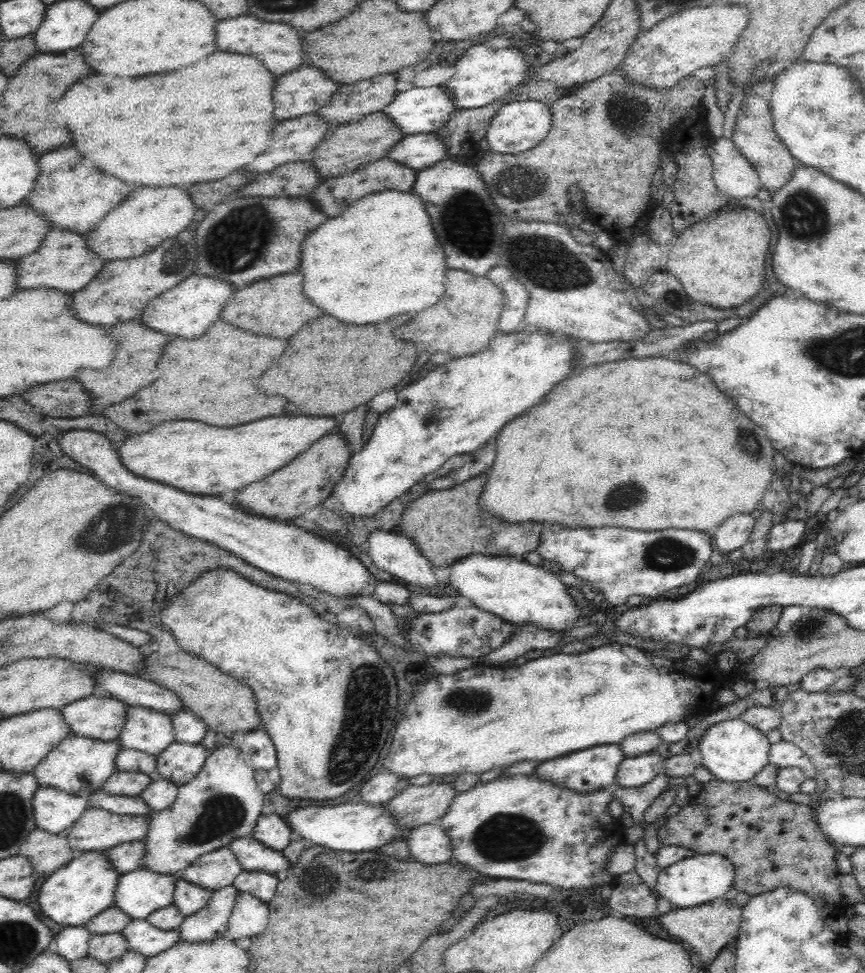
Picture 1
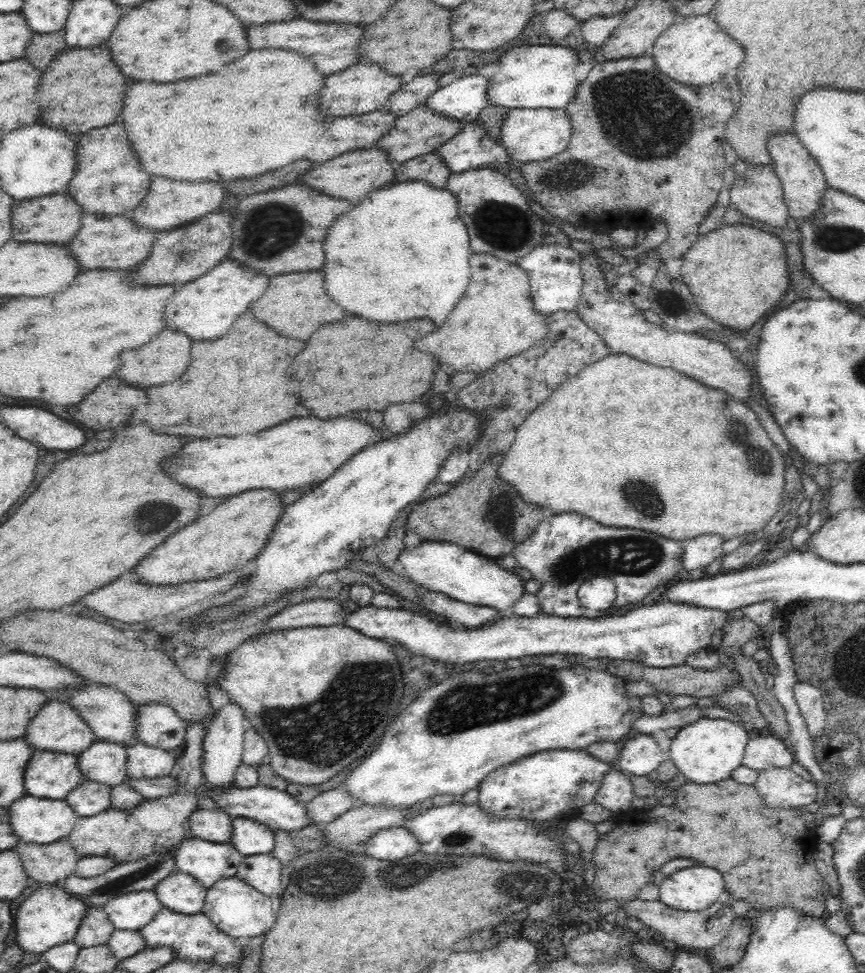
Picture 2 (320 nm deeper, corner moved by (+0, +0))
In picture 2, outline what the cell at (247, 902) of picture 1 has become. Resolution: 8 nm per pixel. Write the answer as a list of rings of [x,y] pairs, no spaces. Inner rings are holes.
[[[236,876],[215,882],[207,889],[202,912],[232,938],[254,938],[266,933],[276,922],[272,900]]]

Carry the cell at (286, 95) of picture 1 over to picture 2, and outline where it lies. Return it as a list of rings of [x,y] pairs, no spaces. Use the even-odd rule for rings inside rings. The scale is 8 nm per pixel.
[[[358,62],[343,71],[327,76],[320,92],[320,112],[328,117],[363,115],[372,111],[388,110],[389,96],[403,85],[400,75],[392,76],[376,64]]]

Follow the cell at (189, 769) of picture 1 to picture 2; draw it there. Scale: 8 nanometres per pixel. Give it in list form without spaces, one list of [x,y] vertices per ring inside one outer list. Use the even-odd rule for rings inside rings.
[[[133,744],[127,748],[127,781],[156,779],[172,774],[175,766],[173,752]]]

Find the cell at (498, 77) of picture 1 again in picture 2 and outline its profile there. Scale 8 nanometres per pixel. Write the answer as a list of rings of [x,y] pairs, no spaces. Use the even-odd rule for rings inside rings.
[[[511,45],[499,59],[499,73],[489,78],[488,104],[510,109],[565,110],[575,99],[580,86],[580,81],[574,75],[580,62],[576,54],[578,52],[572,52],[568,46]]]

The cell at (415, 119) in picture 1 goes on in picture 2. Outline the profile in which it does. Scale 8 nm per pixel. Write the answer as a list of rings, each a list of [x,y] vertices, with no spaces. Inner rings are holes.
[[[483,75],[464,76],[434,91],[425,104],[446,118],[474,123],[489,105],[488,87],[489,79]]]

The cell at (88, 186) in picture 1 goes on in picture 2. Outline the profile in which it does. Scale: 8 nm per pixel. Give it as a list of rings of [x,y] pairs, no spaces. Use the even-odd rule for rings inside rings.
[[[122,124],[96,128],[80,136],[76,172],[68,183],[66,192],[73,196],[83,212],[105,216],[131,212],[144,200],[150,185],[150,176],[138,164]]]

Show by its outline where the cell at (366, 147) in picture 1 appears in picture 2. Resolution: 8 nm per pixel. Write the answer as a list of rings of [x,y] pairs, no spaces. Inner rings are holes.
[[[418,105],[409,113],[399,116],[390,132],[381,136],[375,146],[382,149],[389,158],[389,161],[401,165],[407,160],[412,160],[420,155],[434,153],[444,143],[447,143],[453,136],[456,136],[466,124],[454,118],[446,118],[432,110],[428,105]]]

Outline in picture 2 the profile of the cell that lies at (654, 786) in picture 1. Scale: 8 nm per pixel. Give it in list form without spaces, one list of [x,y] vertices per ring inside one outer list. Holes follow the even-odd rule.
[[[611,768],[604,776],[600,789],[596,790],[593,801],[611,810],[615,815],[630,810],[632,784],[618,768]]]

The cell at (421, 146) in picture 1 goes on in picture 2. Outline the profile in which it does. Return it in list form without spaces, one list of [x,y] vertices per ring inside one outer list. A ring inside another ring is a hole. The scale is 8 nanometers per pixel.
[[[476,122],[468,123],[435,152],[441,156],[452,173],[494,169],[504,174],[517,170],[521,174],[523,163],[514,165],[515,160],[511,159],[499,138],[500,136],[492,138],[491,134]]]

